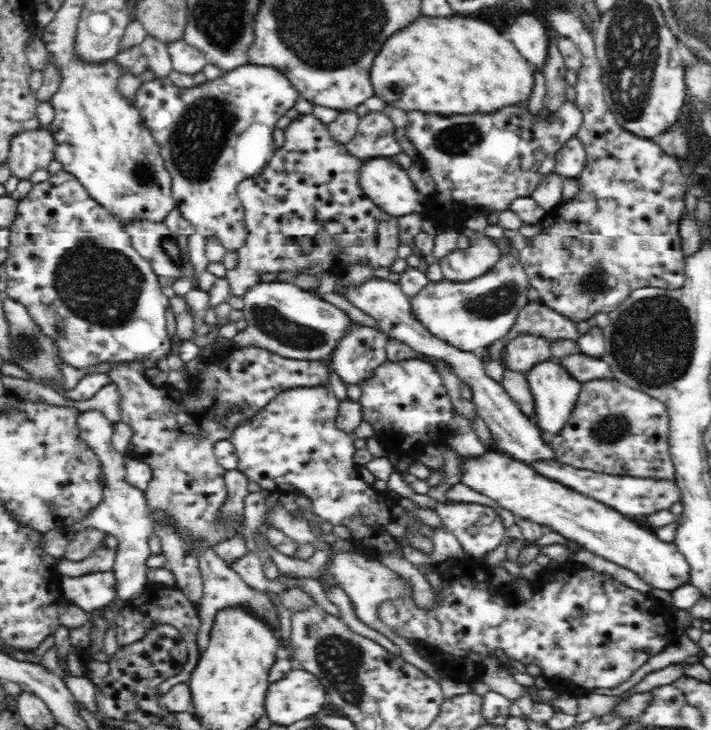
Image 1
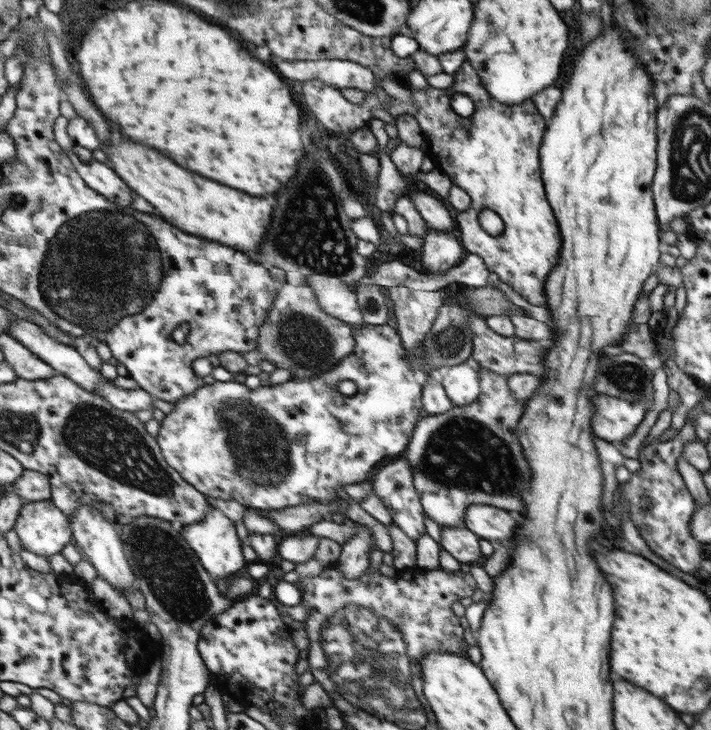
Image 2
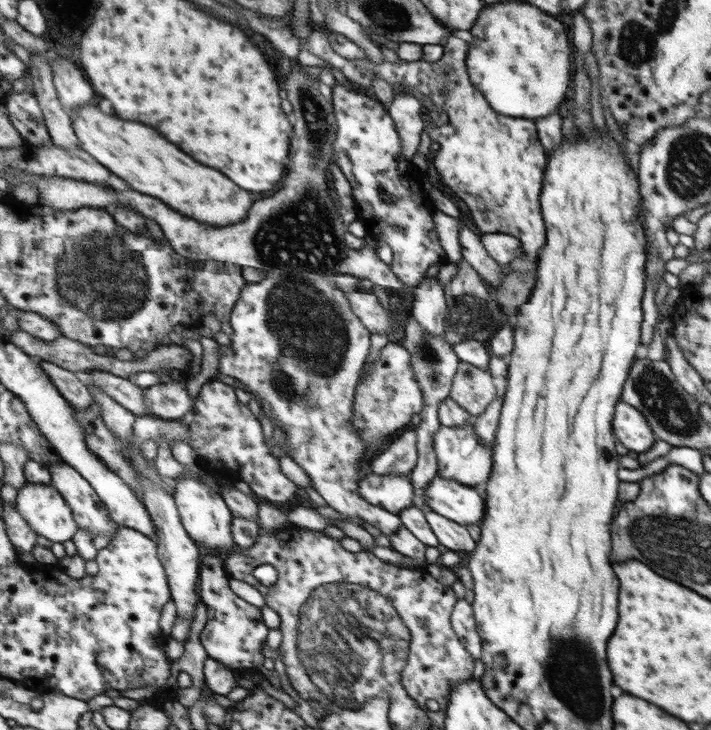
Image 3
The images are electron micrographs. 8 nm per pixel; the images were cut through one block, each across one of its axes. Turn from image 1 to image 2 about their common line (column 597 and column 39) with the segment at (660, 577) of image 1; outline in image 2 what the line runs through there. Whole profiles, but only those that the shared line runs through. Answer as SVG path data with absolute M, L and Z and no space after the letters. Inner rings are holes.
M52 498L27 503L15 525L21 546L46 557L63 552L74 540L70 519Z

